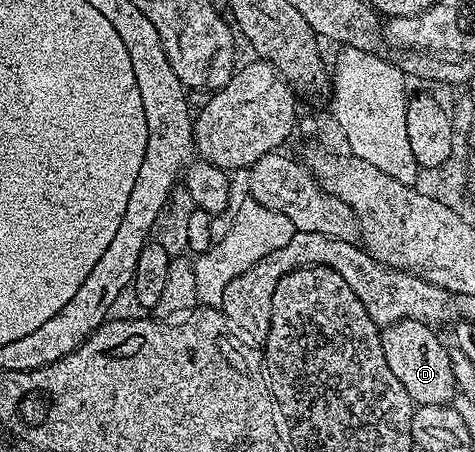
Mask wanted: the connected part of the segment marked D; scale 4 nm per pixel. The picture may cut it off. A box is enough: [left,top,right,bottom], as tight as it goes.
[380,320,458,406]

